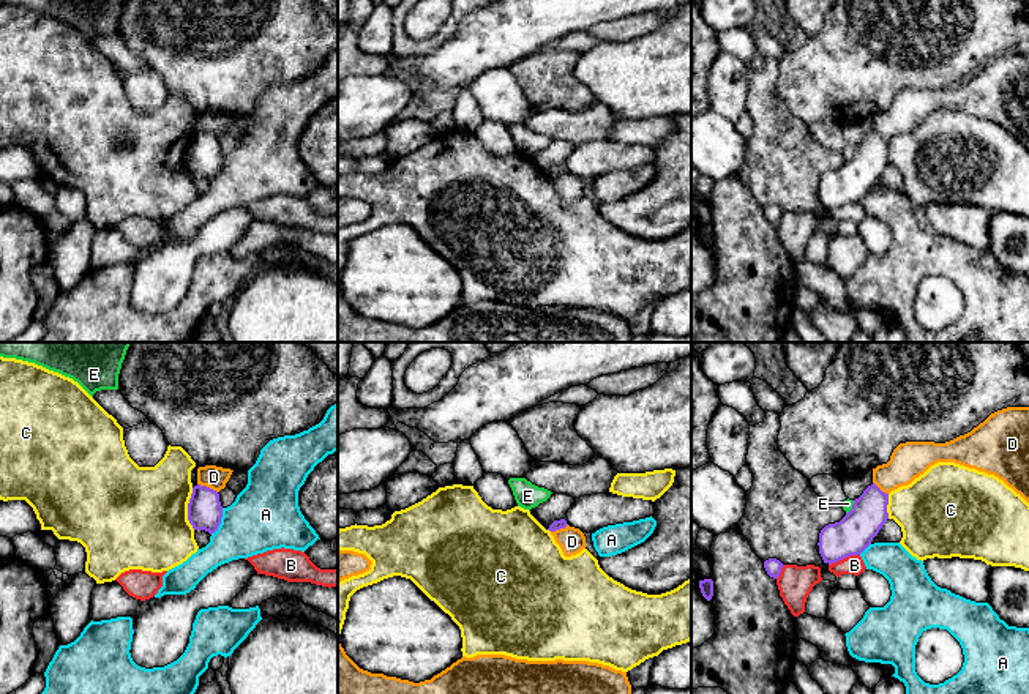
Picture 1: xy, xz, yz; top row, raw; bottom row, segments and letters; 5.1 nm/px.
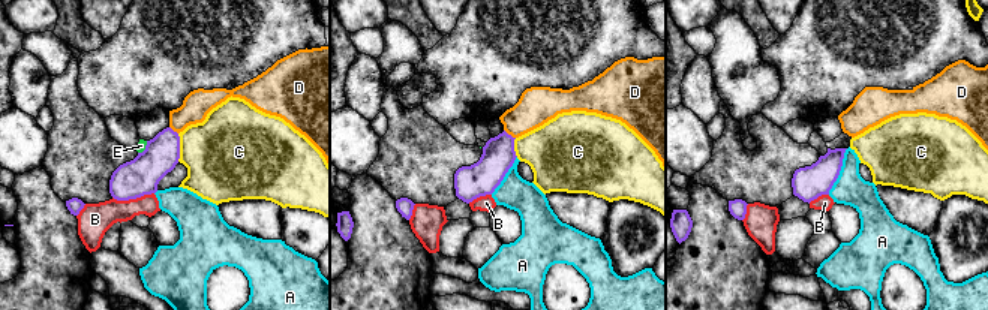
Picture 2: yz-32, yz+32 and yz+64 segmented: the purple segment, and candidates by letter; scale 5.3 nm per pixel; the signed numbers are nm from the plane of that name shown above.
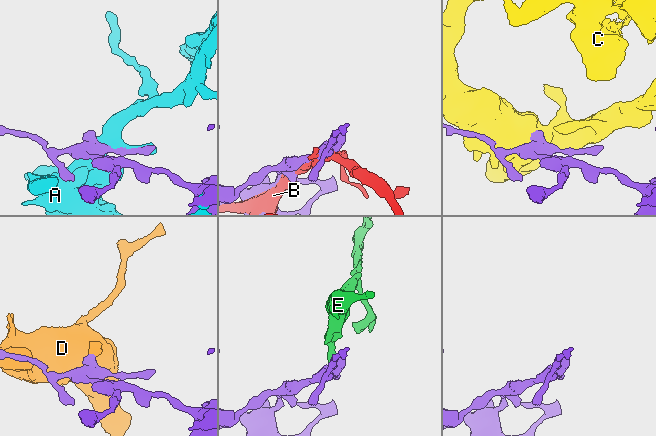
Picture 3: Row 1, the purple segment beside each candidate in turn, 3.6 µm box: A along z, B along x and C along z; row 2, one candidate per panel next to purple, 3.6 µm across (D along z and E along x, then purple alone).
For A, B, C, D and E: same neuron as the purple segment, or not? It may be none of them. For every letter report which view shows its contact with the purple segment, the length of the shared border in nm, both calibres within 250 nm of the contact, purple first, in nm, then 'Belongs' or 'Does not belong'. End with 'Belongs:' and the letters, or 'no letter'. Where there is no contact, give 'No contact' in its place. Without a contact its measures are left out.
A: Touches purple in xy. Shared border 150 nm. Thickness 180 nm (purple) against 340 nm. Does not belong
B: Touches purple in yz. Shared border 170 nm. Thickness 190 nm (purple) against 100 nm. Does not belong
C: Touches purple in xy. Shared border 220 nm. Thickness 180 nm (purple) against 480 nm. Does not belong
D: Touches purple in xy. Shared border 120 nm. Thickness 180 nm (purple) against 120 nm. Does not belong
E: Touches purple in yz. Shared border 80 nm. Thickness 190 nm (purple) against 50 nm. Does not belong
Belongs: no letter

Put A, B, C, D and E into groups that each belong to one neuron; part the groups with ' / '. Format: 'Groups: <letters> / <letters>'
Groups: A / B / C / D / E

